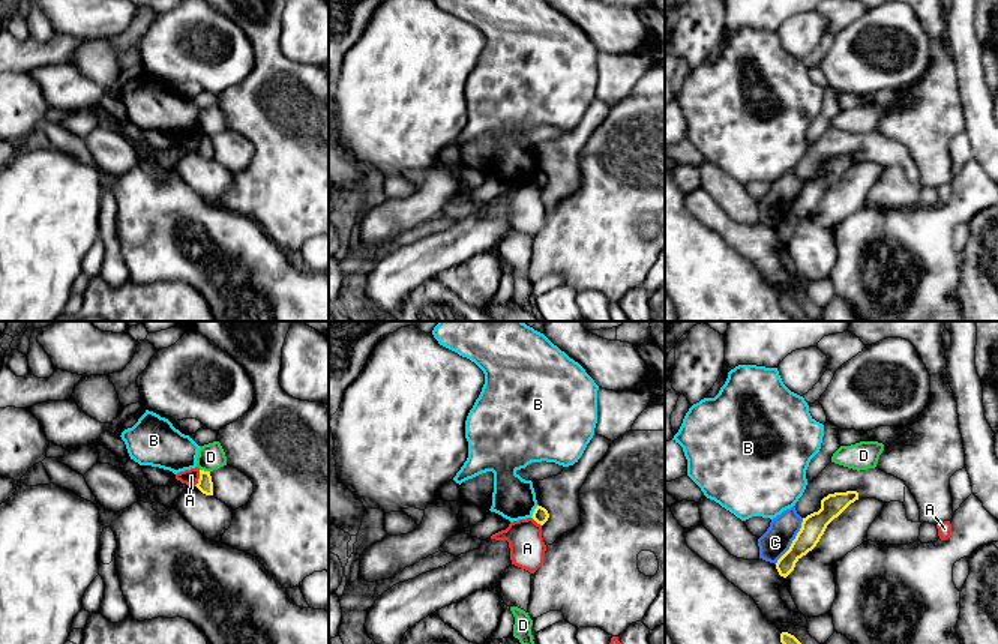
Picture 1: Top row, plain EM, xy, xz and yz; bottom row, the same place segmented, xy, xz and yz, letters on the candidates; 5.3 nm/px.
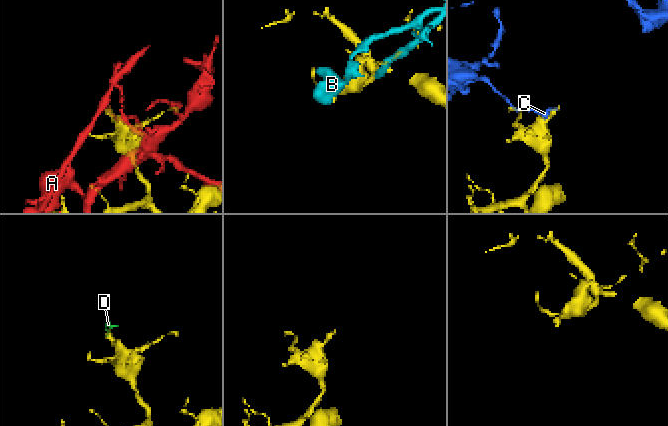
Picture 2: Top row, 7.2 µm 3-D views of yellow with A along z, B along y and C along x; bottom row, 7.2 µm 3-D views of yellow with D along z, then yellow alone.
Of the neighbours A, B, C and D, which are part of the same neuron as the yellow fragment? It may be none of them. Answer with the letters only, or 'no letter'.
no letter

